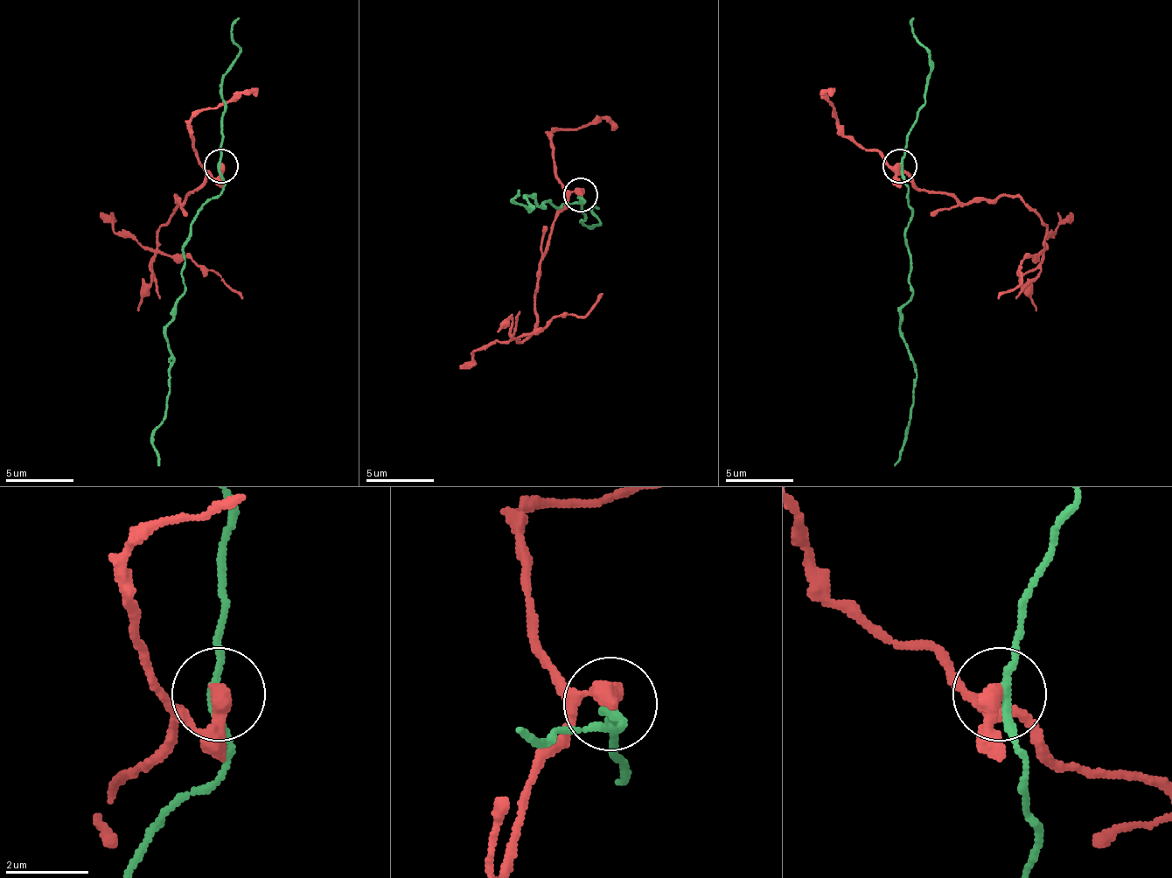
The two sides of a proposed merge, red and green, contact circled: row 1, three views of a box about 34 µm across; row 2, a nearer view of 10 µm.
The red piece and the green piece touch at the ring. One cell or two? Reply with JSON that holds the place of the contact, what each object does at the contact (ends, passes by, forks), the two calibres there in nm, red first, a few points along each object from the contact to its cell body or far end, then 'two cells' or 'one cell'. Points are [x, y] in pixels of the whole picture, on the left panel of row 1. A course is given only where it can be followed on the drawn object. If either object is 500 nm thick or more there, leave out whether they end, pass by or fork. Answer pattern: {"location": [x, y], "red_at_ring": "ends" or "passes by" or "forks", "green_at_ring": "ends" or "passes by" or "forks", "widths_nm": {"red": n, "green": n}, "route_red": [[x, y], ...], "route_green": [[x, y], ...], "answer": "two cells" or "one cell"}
{"location": [220, 166], "red_at_ring": "passes by", "green_at_ring": "passes by", "widths_nm": {"red": 280, "green": 180}, "route_red": [[219, 165], [179, 203], [176, 196], [176, 212], [158, 230], [158, 247], [203, 264], [243, 298]], "route_green": [[219, 165], [223, 189], [189, 230], [185, 295], [165, 329], [169, 386], [165, 421], [155, 431], [158, 465]], "answer": "two cells"}

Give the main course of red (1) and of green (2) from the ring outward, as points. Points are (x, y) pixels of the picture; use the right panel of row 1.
1: (898, 165), (896, 176), (919, 189), (953, 192), (963, 203), (1018, 196), (1035, 212), (1045, 247), (997, 298)
2: (902, 165), (912, 216), (905, 230), (912, 295), (902, 308), (898, 329), (916, 386), (896, 465)

